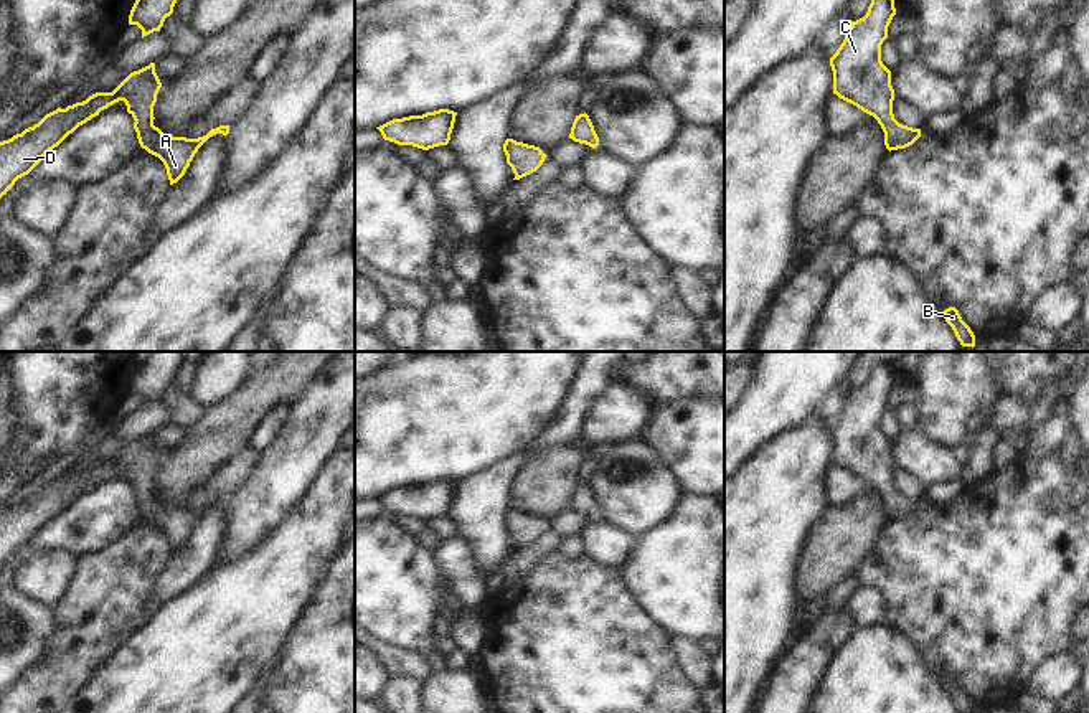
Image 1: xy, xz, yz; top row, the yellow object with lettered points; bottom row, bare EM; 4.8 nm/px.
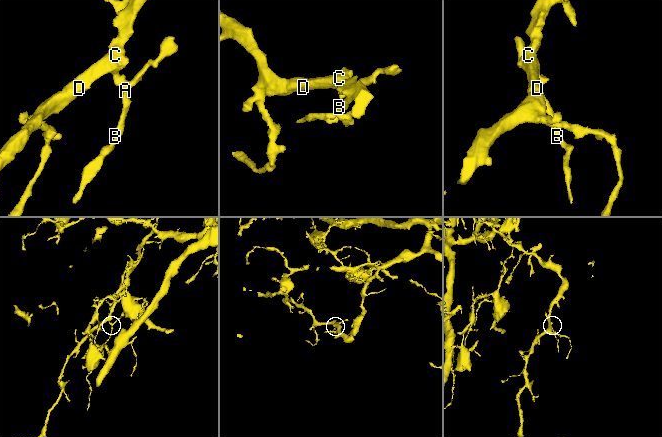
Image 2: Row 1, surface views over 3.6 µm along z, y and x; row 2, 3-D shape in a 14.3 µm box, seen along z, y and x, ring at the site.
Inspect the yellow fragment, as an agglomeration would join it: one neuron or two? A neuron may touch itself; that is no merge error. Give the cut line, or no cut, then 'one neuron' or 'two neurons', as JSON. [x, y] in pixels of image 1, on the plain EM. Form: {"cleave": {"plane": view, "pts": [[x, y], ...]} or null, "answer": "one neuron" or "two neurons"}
{"cleave": null, "answer": "one neuron"}

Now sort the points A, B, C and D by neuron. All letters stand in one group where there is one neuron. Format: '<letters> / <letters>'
A B C D

